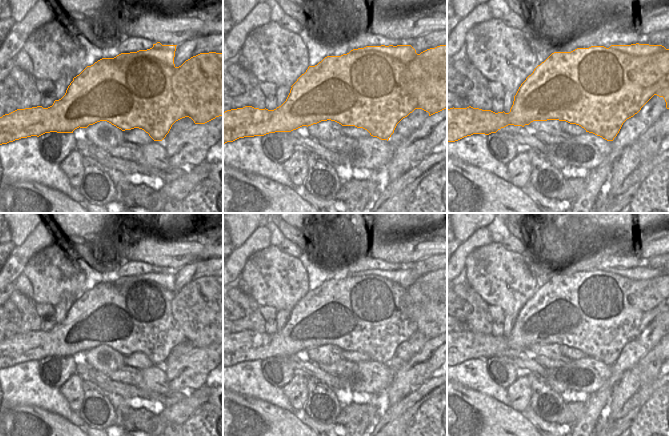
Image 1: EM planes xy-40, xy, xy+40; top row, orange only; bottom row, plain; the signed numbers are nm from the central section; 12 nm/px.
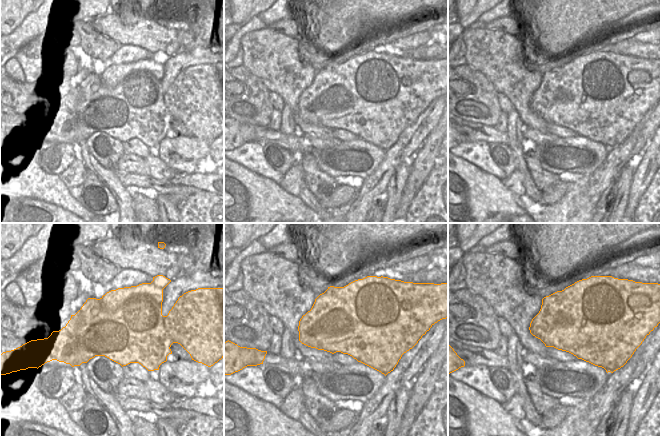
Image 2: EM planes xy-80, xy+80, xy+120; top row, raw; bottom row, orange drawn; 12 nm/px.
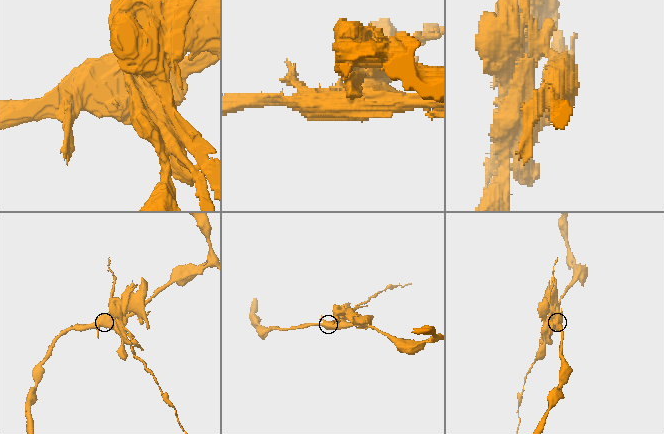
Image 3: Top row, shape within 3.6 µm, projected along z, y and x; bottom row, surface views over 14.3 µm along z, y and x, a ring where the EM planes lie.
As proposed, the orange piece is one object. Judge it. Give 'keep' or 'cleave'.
cleave

